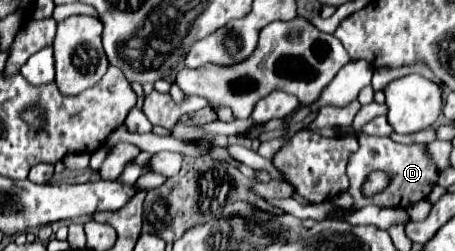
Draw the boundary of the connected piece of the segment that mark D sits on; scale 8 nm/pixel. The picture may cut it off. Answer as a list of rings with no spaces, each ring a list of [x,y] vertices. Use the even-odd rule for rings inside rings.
[[[359,136],[359,150],[353,154],[353,160],[349,160],[347,164],[347,176],[349,176],[349,194],[355,200],[357,208],[363,208],[367,204],[375,204],[379,208],[407,208],[415,202],[421,202],[423,198],[429,196],[431,188],[437,184],[437,168],[433,166],[433,162],[429,160],[425,146],[419,144],[411,144],[411,146],[403,146],[393,142],[391,138],[381,138],[381,136]],[[373,170],[381,170],[391,174],[391,186],[387,190],[379,192],[379,198],[369,198],[361,192],[363,182],[367,180],[367,176]]]

